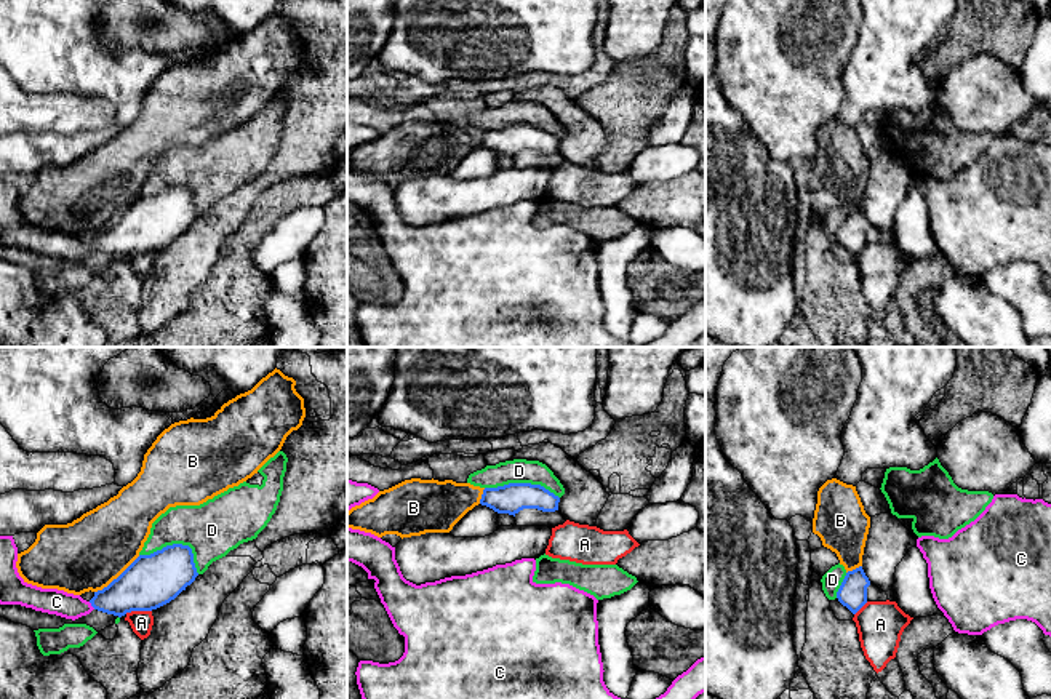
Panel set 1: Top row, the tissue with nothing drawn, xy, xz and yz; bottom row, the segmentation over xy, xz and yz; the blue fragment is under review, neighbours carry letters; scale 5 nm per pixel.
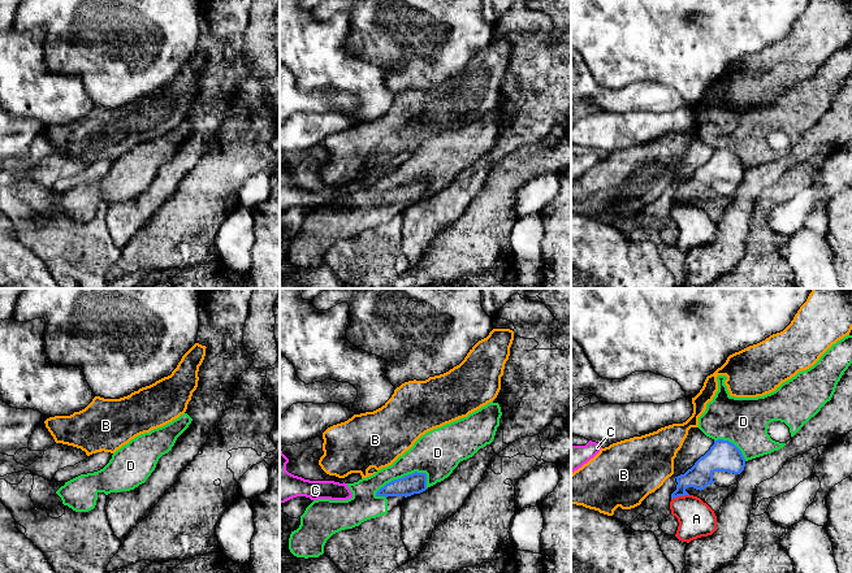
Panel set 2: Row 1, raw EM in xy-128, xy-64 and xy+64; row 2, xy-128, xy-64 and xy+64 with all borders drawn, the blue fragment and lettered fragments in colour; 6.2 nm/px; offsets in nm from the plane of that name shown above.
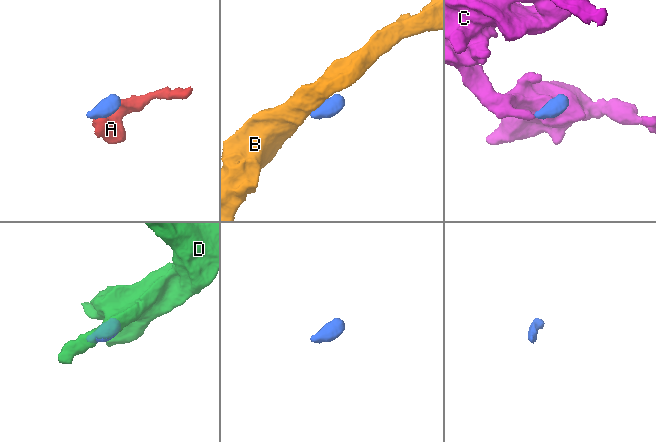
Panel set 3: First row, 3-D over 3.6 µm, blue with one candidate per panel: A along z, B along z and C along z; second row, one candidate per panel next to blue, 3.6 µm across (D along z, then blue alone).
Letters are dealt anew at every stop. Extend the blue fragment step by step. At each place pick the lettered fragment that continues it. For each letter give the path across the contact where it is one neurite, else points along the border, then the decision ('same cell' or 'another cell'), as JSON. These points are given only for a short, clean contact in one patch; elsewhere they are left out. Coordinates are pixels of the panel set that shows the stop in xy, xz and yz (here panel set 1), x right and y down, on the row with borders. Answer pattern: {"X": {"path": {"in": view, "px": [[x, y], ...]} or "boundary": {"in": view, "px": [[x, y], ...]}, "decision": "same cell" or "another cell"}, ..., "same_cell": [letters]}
{"A": {"decision": "another cell"}, "B": {"boundary": {"in": "xy", "px": [[139, 555], [95, 592]]}, "decision": "another cell"}, "C": {"path": {"in": "xy", "px": [[138, 587], [117, 599], [91, 605], [64, 605], [56, 602]]}, "decision": "same cell"}, "D": {"decision": "another cell"}, "same_cell": ["C"]}

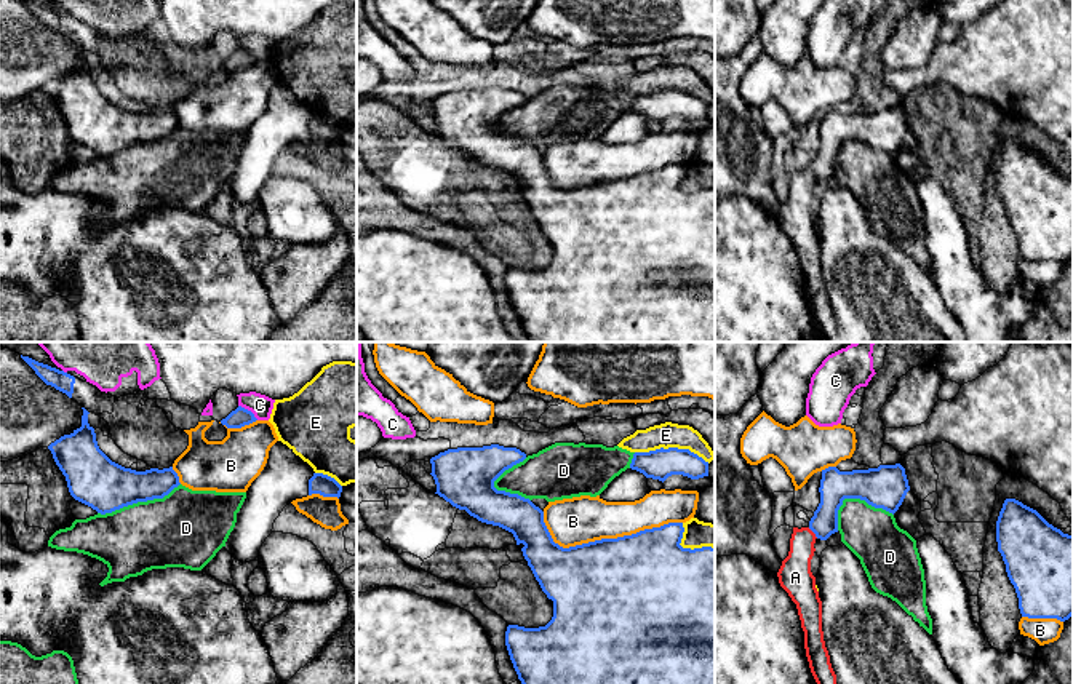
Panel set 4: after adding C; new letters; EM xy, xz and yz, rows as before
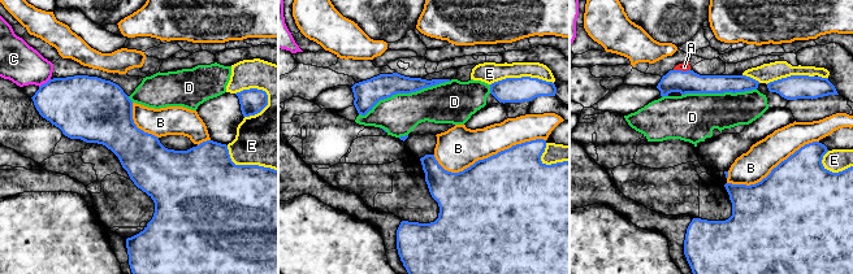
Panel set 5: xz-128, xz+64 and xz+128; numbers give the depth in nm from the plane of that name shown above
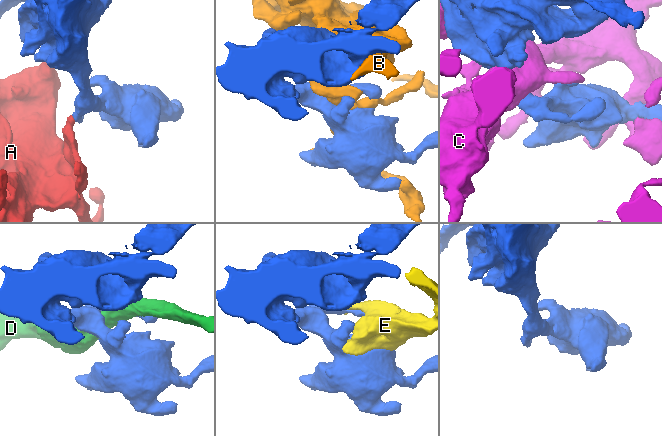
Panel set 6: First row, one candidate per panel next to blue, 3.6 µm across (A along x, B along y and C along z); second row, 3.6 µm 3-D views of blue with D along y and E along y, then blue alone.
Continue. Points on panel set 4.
{"A": {"decision": "same cell"}, "B": {"decision": "another cell"}, "C": {"decision": "another cell"}, "D": {"decision": "another cell"}, "E": {"decision": "another cell"}, "same_cell": ["A"]}

